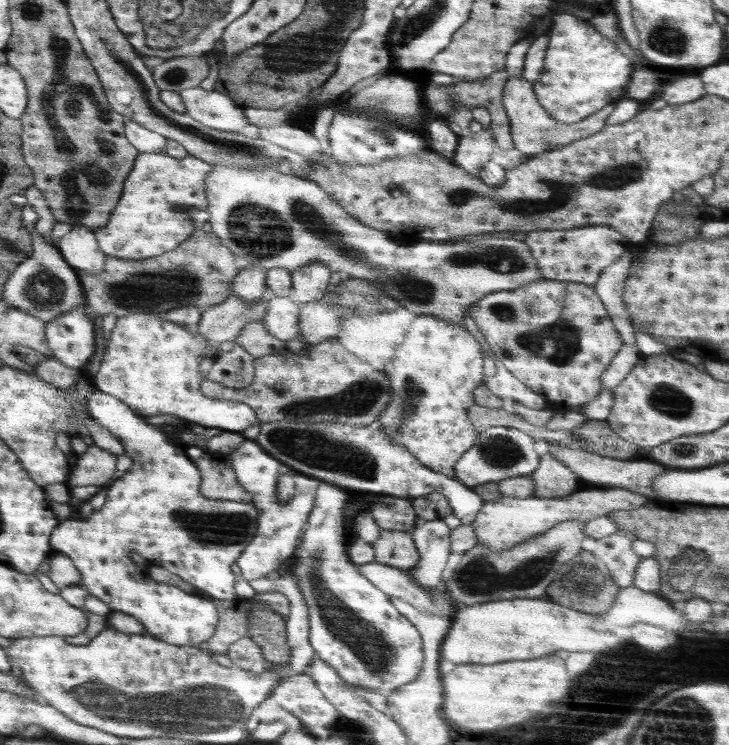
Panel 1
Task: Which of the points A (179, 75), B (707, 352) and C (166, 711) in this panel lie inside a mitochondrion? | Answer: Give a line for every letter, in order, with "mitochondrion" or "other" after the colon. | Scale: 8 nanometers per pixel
A: mitochondrion
B: other
C: mitochondrion

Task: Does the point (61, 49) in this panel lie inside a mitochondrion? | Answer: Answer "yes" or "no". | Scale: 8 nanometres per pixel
yes

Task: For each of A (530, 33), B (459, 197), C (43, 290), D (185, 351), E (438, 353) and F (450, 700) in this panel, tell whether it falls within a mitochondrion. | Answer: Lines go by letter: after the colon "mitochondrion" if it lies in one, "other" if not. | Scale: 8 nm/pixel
A: other
B: mitochondrion
C: mitochondrion
D: other
E: other
F: other

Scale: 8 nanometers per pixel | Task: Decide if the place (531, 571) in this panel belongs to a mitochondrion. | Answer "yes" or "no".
yes

